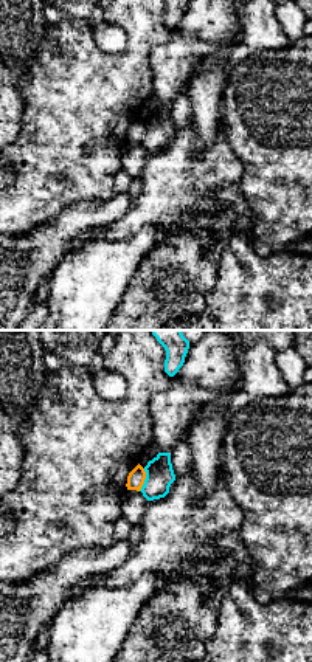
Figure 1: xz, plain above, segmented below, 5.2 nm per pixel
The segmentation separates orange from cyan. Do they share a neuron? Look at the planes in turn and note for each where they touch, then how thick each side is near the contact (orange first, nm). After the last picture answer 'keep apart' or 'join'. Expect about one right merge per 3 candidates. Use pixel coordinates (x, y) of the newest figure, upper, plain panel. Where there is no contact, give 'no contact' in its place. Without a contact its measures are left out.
meets orange at (145, 131); 90 nm thick on the orange side, 140 nm on the other

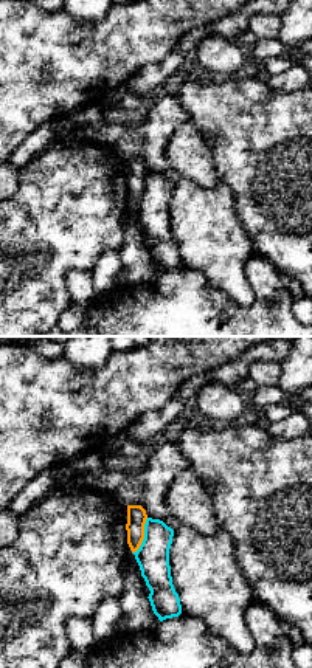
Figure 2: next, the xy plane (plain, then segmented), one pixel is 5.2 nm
meets orange at (143, 189); 100 nm thick on the orange side, 170 nm on the other

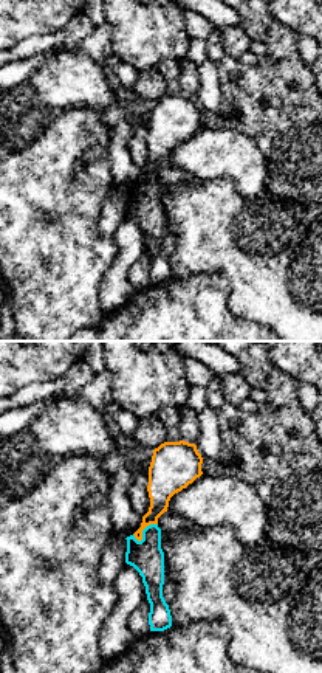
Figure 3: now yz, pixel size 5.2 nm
meets orange at (141, 185); 140 nm thick on the orange side, 170 nm on the other

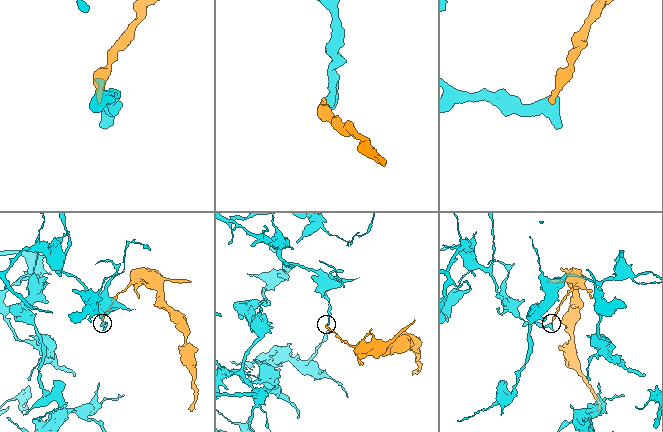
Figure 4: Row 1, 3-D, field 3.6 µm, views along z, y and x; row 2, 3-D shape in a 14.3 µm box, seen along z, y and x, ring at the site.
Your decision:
keep apart

